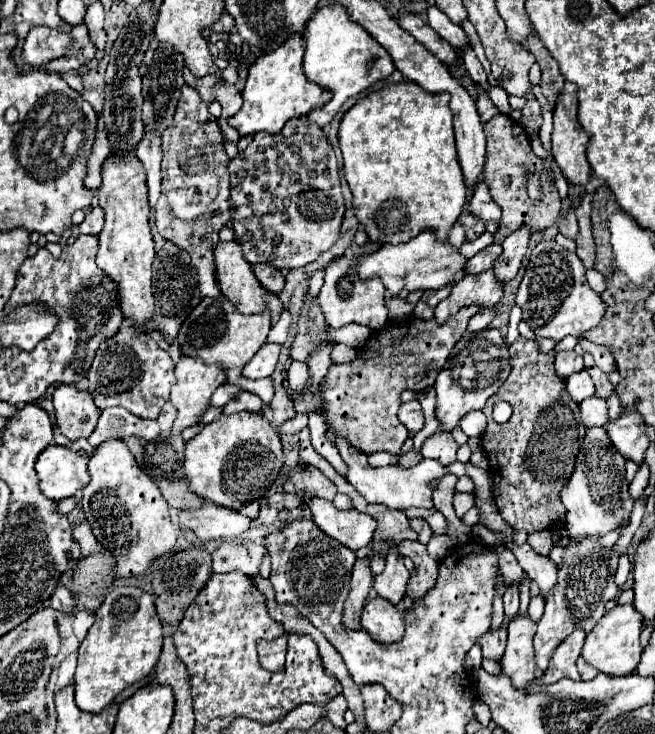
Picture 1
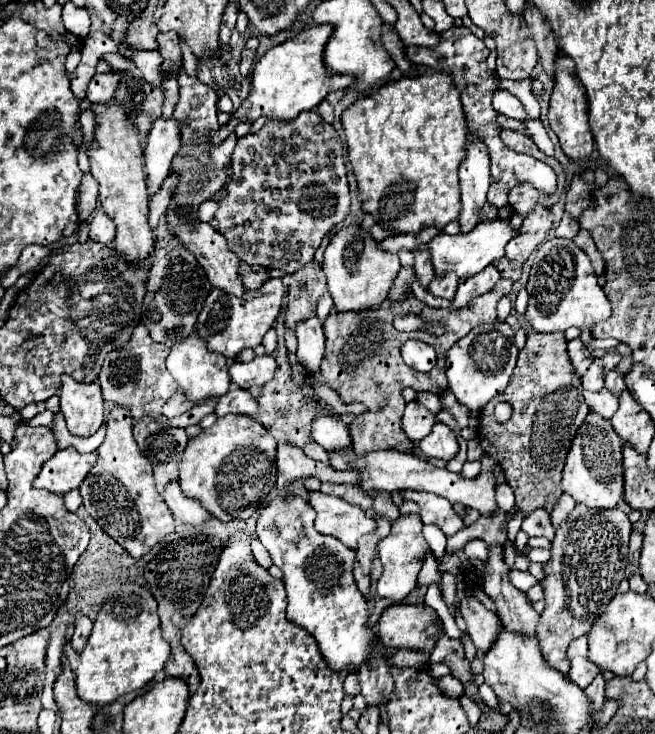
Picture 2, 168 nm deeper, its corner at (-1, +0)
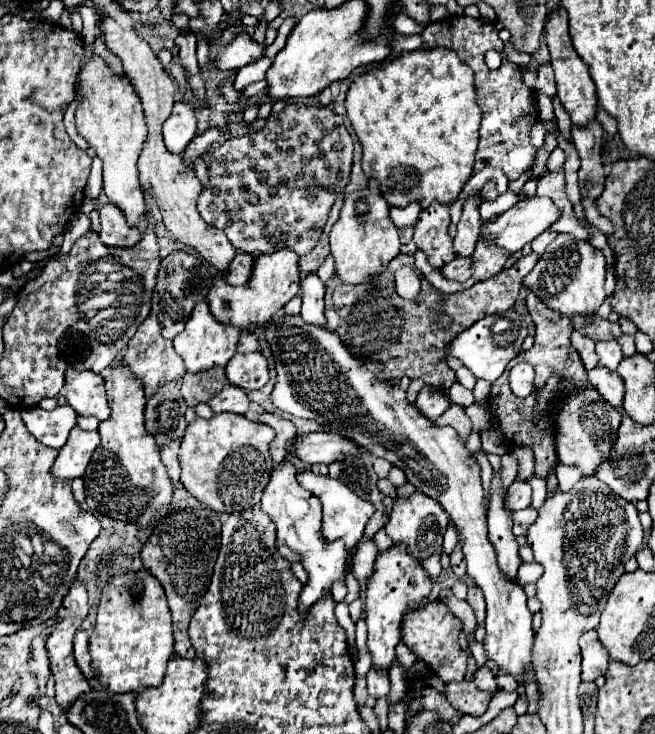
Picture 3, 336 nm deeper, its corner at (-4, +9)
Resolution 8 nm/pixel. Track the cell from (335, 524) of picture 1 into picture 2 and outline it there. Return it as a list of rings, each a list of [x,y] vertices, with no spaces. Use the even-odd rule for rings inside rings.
[[[310,492],[310,506],[316,510],[318,532],[338,538],[352,550],[356,548],[360,536],[376,530],[376,520],[372,516],[342,498]]]

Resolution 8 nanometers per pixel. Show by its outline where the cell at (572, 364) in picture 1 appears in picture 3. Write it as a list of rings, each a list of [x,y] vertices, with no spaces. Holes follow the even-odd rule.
[[[573,331],[573,335],[571,335],[571,345],[577,349],[577,353],[579,353],[579,357],[581,357],[581,361],[583,361],[583,365],[585,365],[587,371],[593,369],[593,367],[597,367],[599,357],[597,357],[597,353],[595,353],[595,341],[593,341],[593,339],[589,339],[589,337]]]

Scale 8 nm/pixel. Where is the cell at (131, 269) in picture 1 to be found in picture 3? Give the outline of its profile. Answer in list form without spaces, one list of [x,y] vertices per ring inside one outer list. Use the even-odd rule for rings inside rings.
[[[91,57],[83,67],[81,67],[81,71],[79,71],[79,75],[77,75],[77,95],[81,97],[79,99],[79,105],[77,105],[77,111],[75,111],[75,123],[77,123],[77,131],[79,131],[79,135],[81,137],[85,137],[87,139],[87,143],[89,143],[89,147],[93,147],[95,151],[97,151],[97,157],[103,161],[103,191],[105,191],[105,195],[107,195],[107,199],[111,201],[111,203],[115,203],[123,213],[125,213],[125,217],[127,217],[127,223],[133,223],[133,225],[137,225],[139,221],[141,221],[141,217],[143,217],[143,213],[145,213],[145,203],[143,203],[143,189],[141,189],[141,183],[139,183],[139,173],[137,173],[137,159],[139,159],[139,153],[141,153],[141,147],[143,147],[143,141],[145,141],[145,135],[147,135],[147,127],[145,127],[145,117],[143,117],[143,107],[141,107],[141,101],[139,101],[139,95],[135,93],[135,89],[133,89],[133,85],[131,85],[131,81],[127,79],[127,75],[117,75],[117,73],[113,73],[111,69],[109,69],[109,65],[101,59],[101,57]]]

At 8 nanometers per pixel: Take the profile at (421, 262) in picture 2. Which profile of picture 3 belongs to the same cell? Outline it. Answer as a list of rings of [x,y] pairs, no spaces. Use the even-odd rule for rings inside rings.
[[[433,203],[427,207],[415,225],[415,245],[427,255],[435,269],[441,269],[455,259],[453,239],[447,233],[449,225],[449,205],[445,203]]]

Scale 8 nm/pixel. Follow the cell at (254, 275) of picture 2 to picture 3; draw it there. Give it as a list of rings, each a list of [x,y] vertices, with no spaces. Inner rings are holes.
[[[237,253],[235,259],[229,263],[227,273],[223,273],[223,279],[225,279],[229,285],[247,283],[247,281],[249,281],[247,277],[249,277],[251,265],[253,265],[253,257],[249,257],[247,253]]]

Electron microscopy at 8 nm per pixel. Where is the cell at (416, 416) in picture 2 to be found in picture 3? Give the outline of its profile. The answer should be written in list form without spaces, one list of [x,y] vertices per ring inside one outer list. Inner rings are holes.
[[[425,385],[421,389],[415,405],[417,405],[417,409],[421,413],[425,413],[425,417],[429,417],[431,421],[435,421],[441,413],[445,413],[449,409],[451,401],[447,399],[447,395],[441,389],[431,387],[431,385]]]

